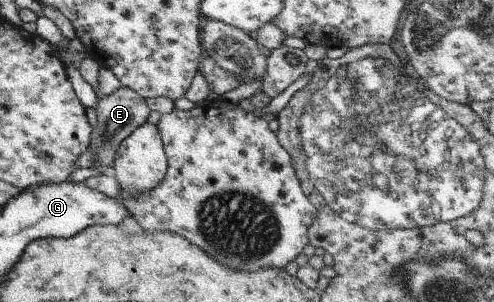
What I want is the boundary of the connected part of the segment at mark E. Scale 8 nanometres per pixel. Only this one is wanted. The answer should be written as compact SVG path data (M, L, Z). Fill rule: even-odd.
M120 86L112 94L97 99L95 113L96 126L90 132L90 144L87 148L94 154L94 162L91 166L94 166L94 168L107 166L110 169L114 156L116 156L116 150L118 150L122 140L128 138L138 126L146 123L150 110L146 106L145 99L138 96L134 90L130 90L128 86Z

